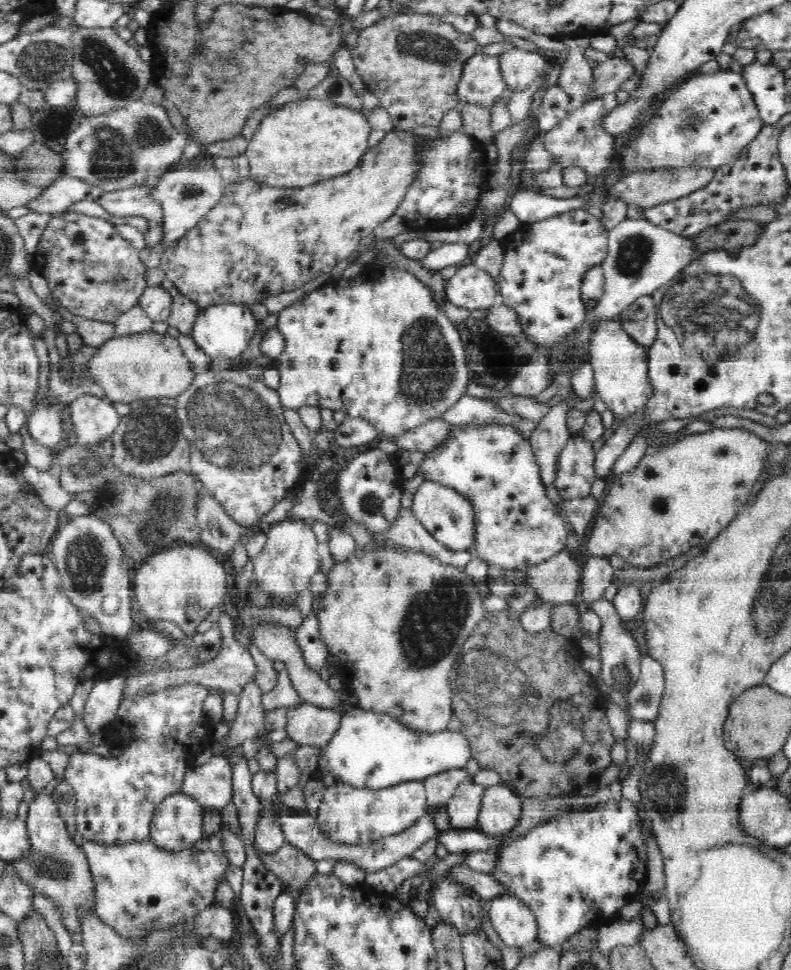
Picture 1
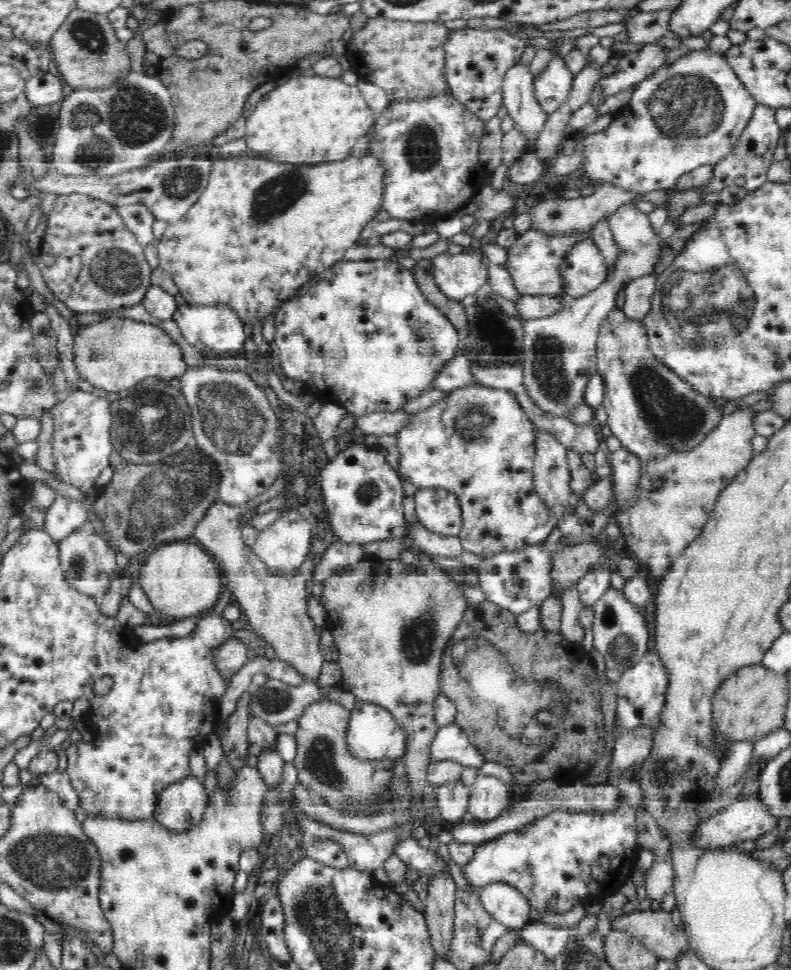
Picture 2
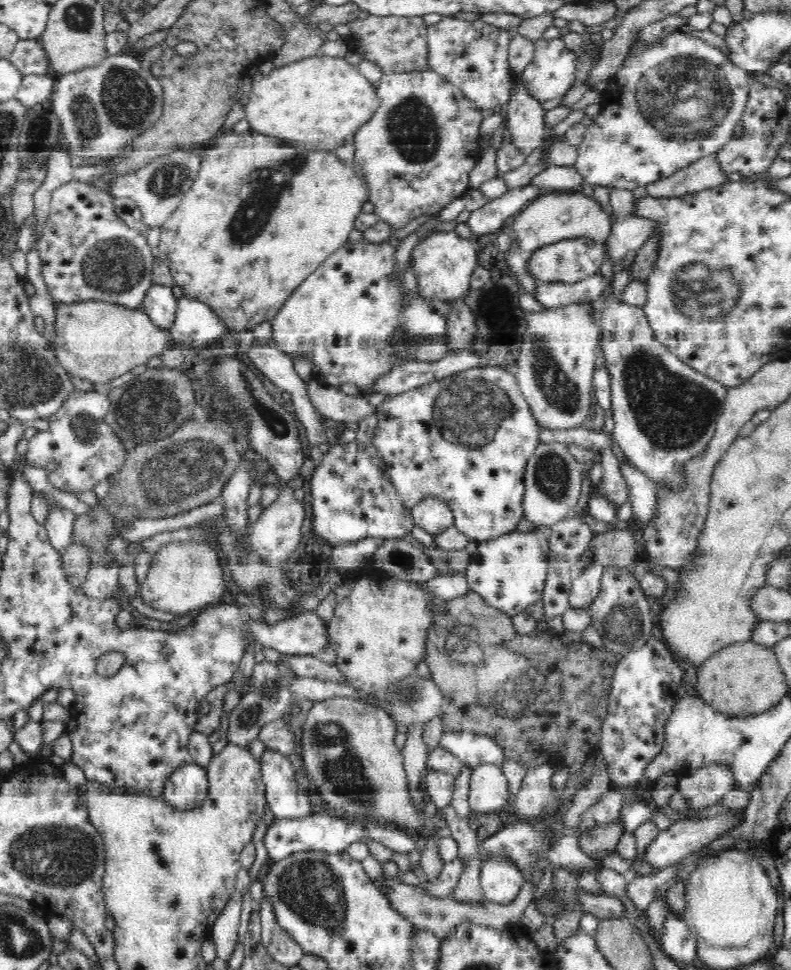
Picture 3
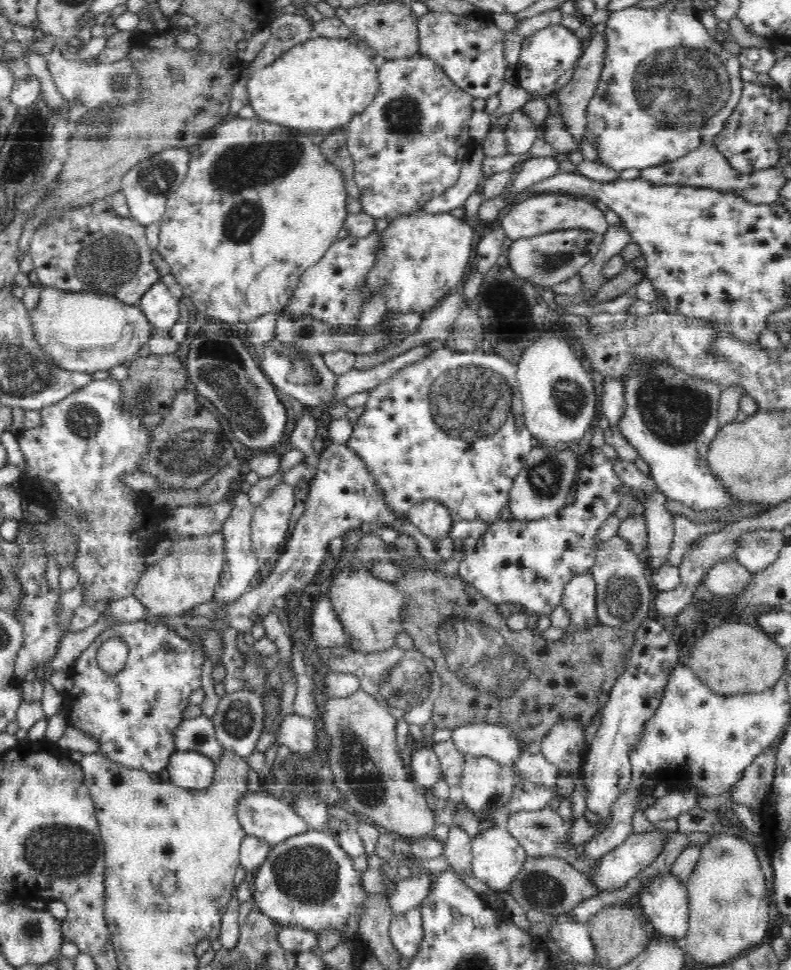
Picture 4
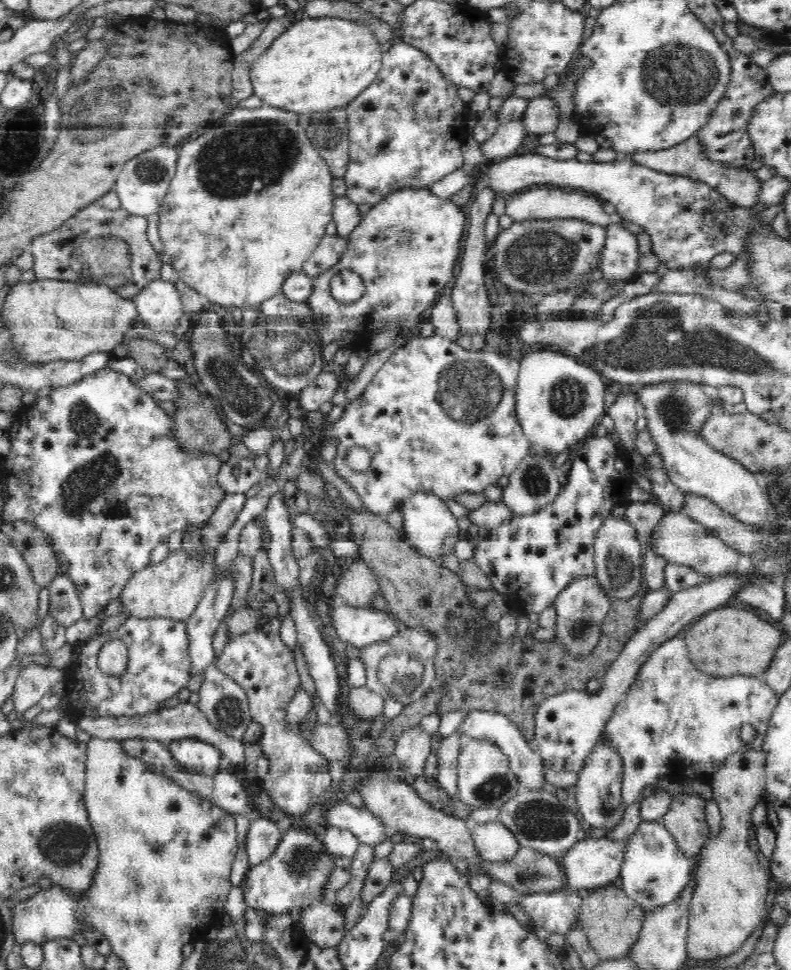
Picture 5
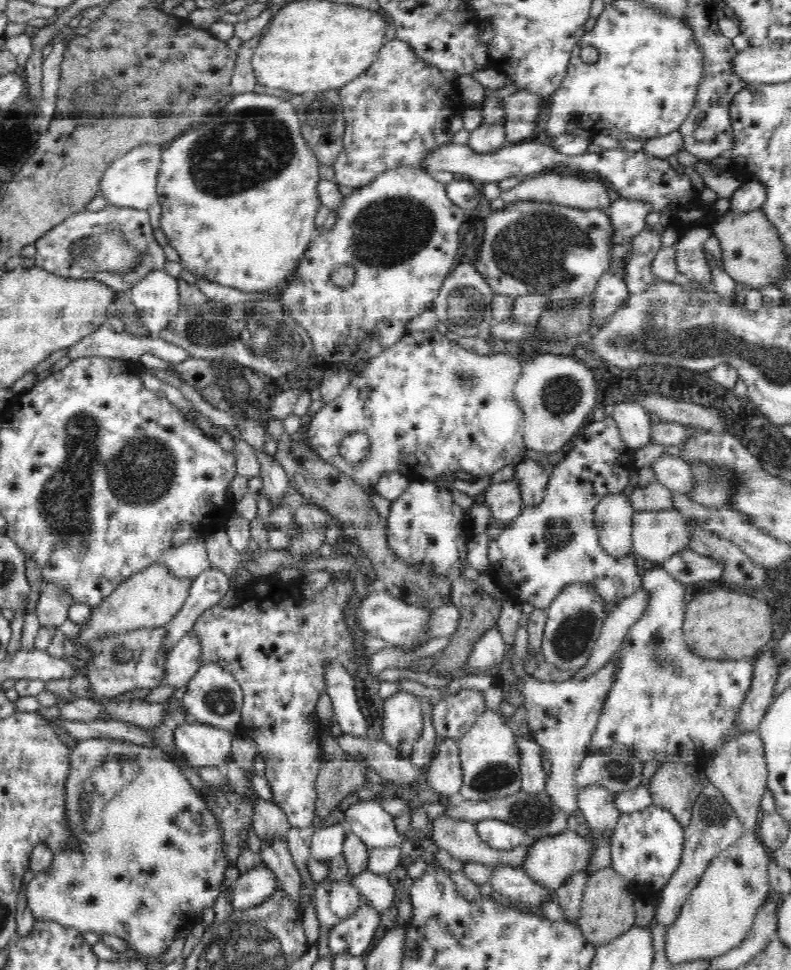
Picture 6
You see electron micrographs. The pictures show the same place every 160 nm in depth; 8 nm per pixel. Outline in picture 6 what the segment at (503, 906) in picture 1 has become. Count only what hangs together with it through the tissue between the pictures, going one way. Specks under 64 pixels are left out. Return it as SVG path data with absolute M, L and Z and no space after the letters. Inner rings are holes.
M484 819L475 823L482 842L499 851L509 851L526 843L524 831L518 825L500 819Z

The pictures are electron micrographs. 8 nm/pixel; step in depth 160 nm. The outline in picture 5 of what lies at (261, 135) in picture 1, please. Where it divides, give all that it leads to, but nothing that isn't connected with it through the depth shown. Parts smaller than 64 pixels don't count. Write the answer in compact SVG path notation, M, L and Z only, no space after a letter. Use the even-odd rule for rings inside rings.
M334 16L295 18L292 25L272 42L272 46L252 63L249 78L253 92L263 100L263 104L291 114L346 108L376 80L382 64L381 36L372 33L370 28Z

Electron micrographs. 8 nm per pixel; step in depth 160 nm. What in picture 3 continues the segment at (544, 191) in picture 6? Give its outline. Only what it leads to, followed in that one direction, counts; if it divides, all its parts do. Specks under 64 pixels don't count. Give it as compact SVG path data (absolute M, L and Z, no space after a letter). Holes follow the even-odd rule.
M546 192L529 202L514 219L512 226L506 228L506 231L510 231L512 245L502 256L519 279L523 290L534 295L538 282L529 274L528 259L538 248L580 237L604 243L610 237L611 225L608 215L593 197L576 192L560 194Z

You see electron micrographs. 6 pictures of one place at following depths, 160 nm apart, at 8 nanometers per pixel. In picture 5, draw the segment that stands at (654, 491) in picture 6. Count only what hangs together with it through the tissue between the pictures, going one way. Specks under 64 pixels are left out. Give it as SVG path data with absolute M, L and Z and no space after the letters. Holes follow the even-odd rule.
M631 501L627 504L624 518L636 529L638 541L645 547L651 538L652 529L664 516L664 510L658 503Z

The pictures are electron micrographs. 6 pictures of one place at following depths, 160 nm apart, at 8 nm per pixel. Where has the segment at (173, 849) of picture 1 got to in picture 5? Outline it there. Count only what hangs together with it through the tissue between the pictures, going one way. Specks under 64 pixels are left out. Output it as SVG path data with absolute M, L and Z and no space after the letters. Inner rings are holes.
M184 738L175 743L166 744L175 761L186 772L213 775L221 771L222 756L216 746L196 738Z

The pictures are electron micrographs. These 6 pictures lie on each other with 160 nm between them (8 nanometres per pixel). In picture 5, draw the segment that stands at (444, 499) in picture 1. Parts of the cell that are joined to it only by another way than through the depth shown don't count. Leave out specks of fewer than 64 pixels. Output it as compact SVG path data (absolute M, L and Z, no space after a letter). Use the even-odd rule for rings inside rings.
M428 492L416 493L402 507L404 536L418 554L440 563L442 556L454 554L459 539L458 520L446 505L446 501Z

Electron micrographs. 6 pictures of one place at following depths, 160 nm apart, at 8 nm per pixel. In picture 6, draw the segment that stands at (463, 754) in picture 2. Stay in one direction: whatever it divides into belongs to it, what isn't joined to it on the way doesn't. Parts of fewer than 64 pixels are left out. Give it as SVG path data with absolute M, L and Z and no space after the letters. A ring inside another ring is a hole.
M516 736L516 749L521 764L521 791L527 794L544 791L548 774L542 767L541 747L532 738Z

